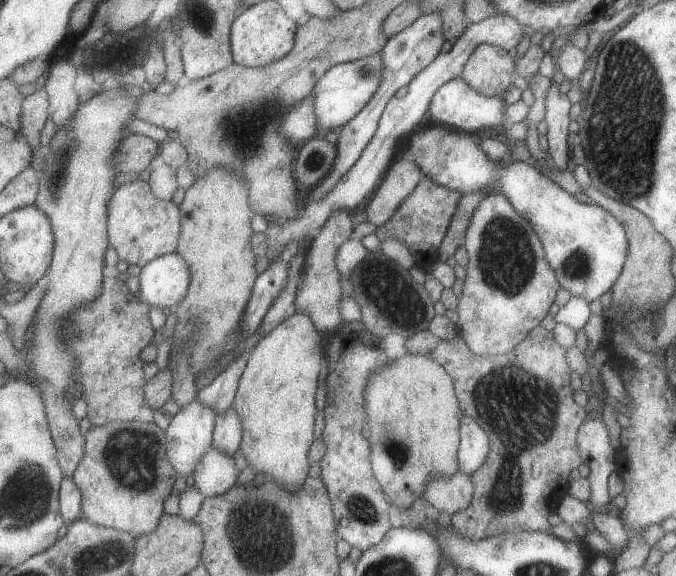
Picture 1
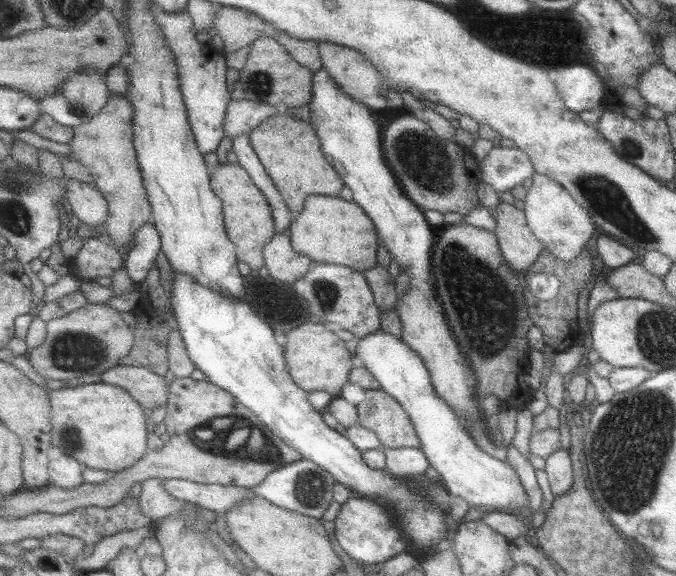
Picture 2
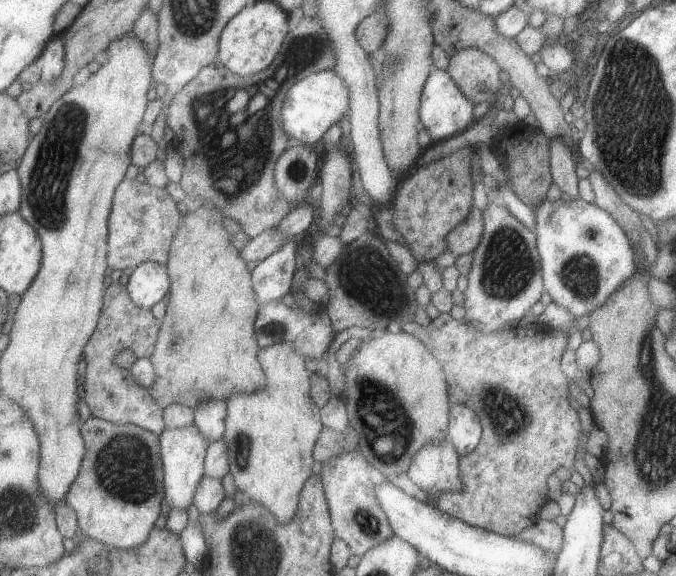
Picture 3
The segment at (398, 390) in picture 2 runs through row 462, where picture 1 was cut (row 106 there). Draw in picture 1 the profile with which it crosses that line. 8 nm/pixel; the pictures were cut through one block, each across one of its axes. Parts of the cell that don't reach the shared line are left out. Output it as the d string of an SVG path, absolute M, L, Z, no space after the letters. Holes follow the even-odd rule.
M455 77L440 86L432 94L429 109L429 123L443 125L455 131L475 134L488 131L489 134L502 134L507 105L502 96L486 97L473 90L461 77Z

